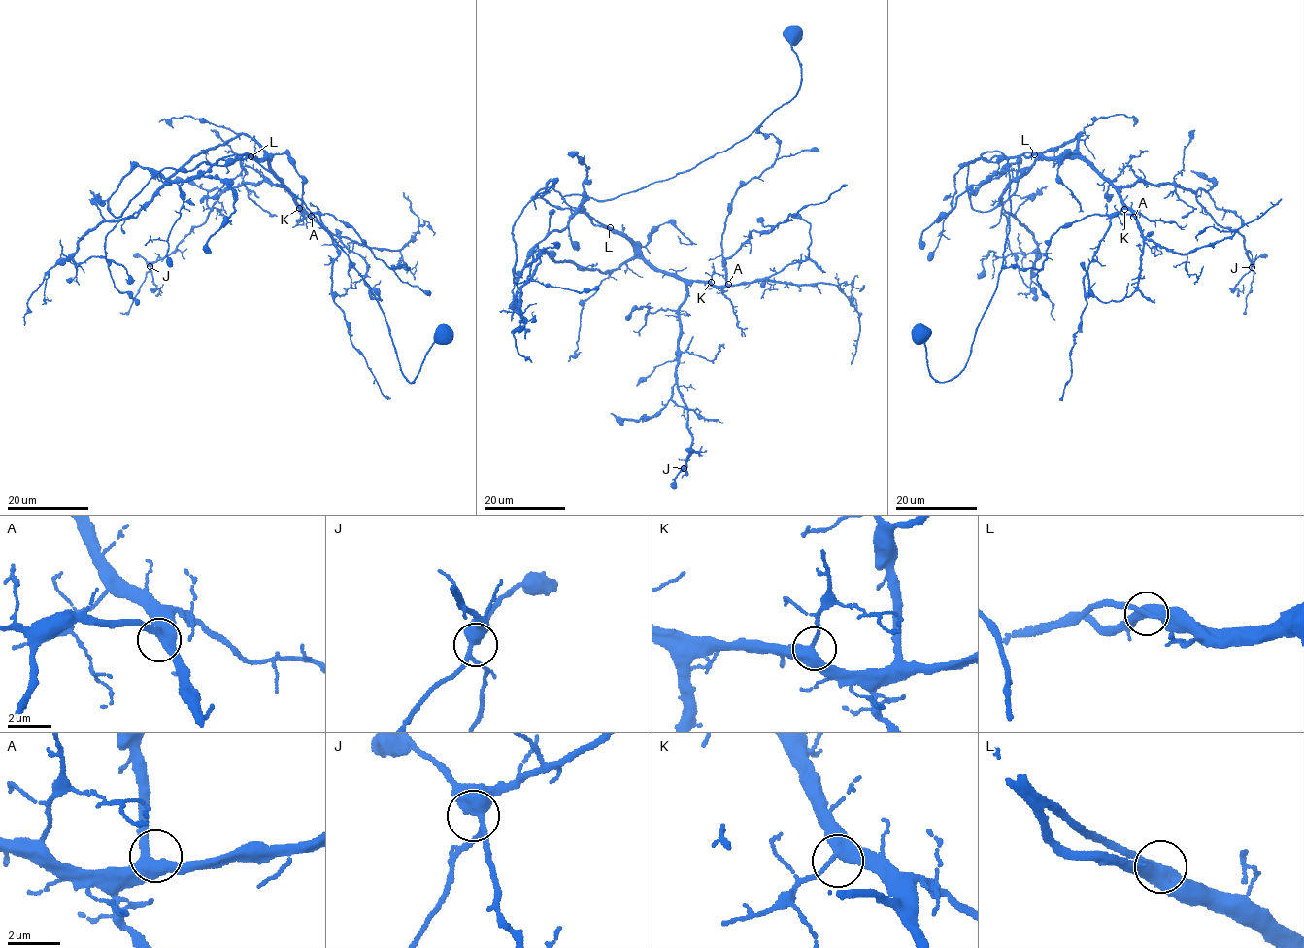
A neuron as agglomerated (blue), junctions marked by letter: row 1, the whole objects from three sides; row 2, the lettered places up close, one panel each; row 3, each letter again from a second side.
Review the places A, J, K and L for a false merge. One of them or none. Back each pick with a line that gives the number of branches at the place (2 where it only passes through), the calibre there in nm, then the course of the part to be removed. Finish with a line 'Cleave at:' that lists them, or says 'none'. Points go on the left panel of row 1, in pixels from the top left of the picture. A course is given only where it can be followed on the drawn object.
Cleave at: none

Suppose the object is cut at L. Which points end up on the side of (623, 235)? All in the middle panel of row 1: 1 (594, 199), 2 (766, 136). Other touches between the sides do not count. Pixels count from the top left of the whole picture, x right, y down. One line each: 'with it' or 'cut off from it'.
1: cut off from it
2: with it

